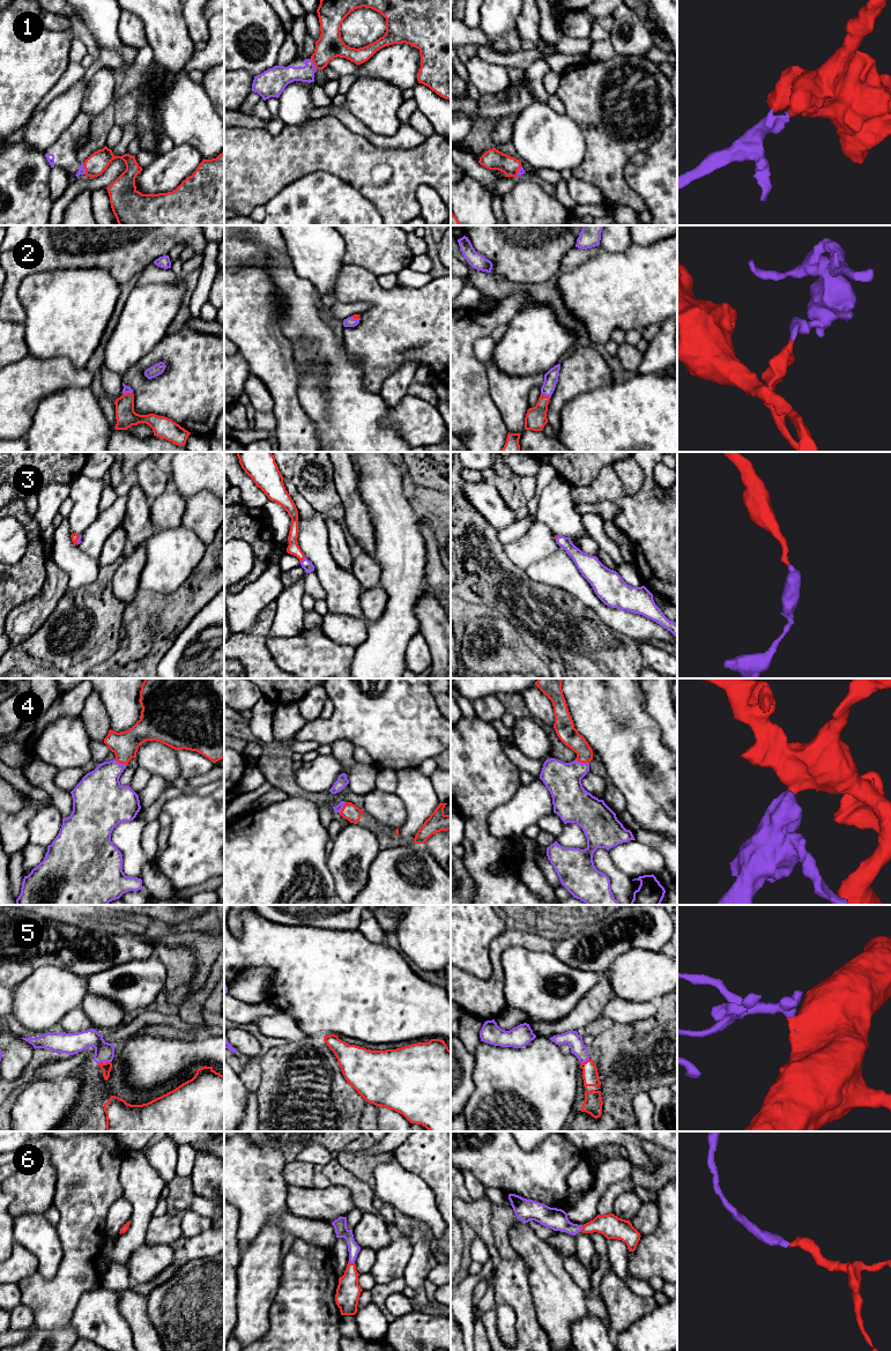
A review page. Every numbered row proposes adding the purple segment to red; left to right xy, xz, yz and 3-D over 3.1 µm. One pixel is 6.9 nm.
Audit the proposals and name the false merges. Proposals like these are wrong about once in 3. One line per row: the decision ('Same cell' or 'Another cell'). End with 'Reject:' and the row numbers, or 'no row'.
1: Same cell
2: Same cell
3: Same cell
4: Same cell
5: Same cell
6: Same cell
Reject: no row

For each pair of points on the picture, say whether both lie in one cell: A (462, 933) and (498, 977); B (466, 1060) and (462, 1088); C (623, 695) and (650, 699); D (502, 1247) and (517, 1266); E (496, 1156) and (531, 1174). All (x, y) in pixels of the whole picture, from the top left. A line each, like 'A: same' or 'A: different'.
A: different
B: same
C: different
D: different
E: same

